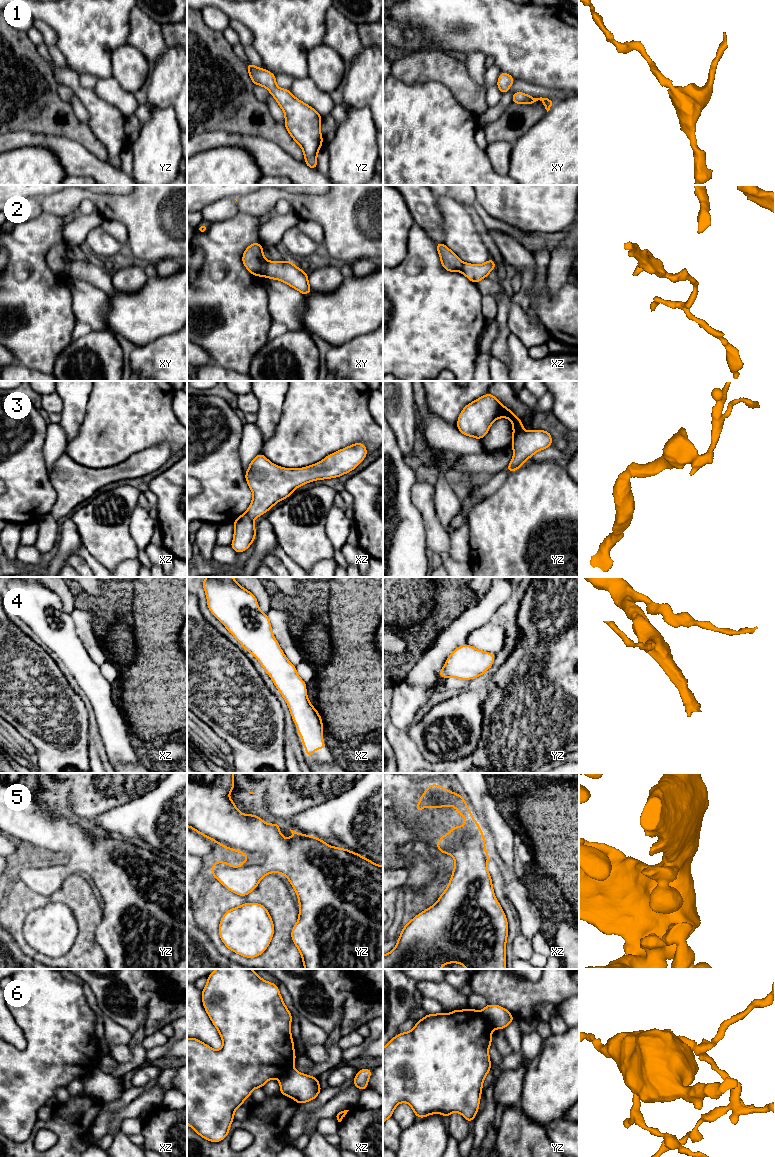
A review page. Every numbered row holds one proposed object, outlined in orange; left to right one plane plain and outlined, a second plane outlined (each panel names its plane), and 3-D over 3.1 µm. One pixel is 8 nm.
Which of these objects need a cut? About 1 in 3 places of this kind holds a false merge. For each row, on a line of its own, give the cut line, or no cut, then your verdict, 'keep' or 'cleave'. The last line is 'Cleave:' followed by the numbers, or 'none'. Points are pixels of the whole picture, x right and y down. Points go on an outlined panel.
1: no cut | keep
2: xy (266, 261), (266, 272), (264, 275) | cleave
3: yz (522, 430), (513, 441) | cleave
4: no cut | keep
5: no cut | keep
6: yz (480, 1012), (494, 1027) | cleave
Cleave: 2, 3, 6

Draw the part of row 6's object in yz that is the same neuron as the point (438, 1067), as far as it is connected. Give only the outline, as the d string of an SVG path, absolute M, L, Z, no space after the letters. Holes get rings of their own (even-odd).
M472 1008L466 1010L454 1010L449 1014L443 1012L439 1014L427 1014L423 1019L420 1019L409 1032L400 1033L392 1038L388 1044L383 1048L383 1124L389 1118L393 1116L395 1107L401 1103L408 1103L417 1118L424 1118L428 1115L440 1113L444 1117L453 1112L459 1112L463 1115L466 1121L472 1122L478 1113L478 1107L480 1103L480 1096L482 1094L482 1085L484 1078L491 1070L490 1056L488 1053L489 1047L492 1045L491 1033L494 1027L489 1020L479 1011Z

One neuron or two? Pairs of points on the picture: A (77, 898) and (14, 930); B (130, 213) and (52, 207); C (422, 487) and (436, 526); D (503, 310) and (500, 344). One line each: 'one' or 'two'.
A: one
B: one
C: one
D: one

